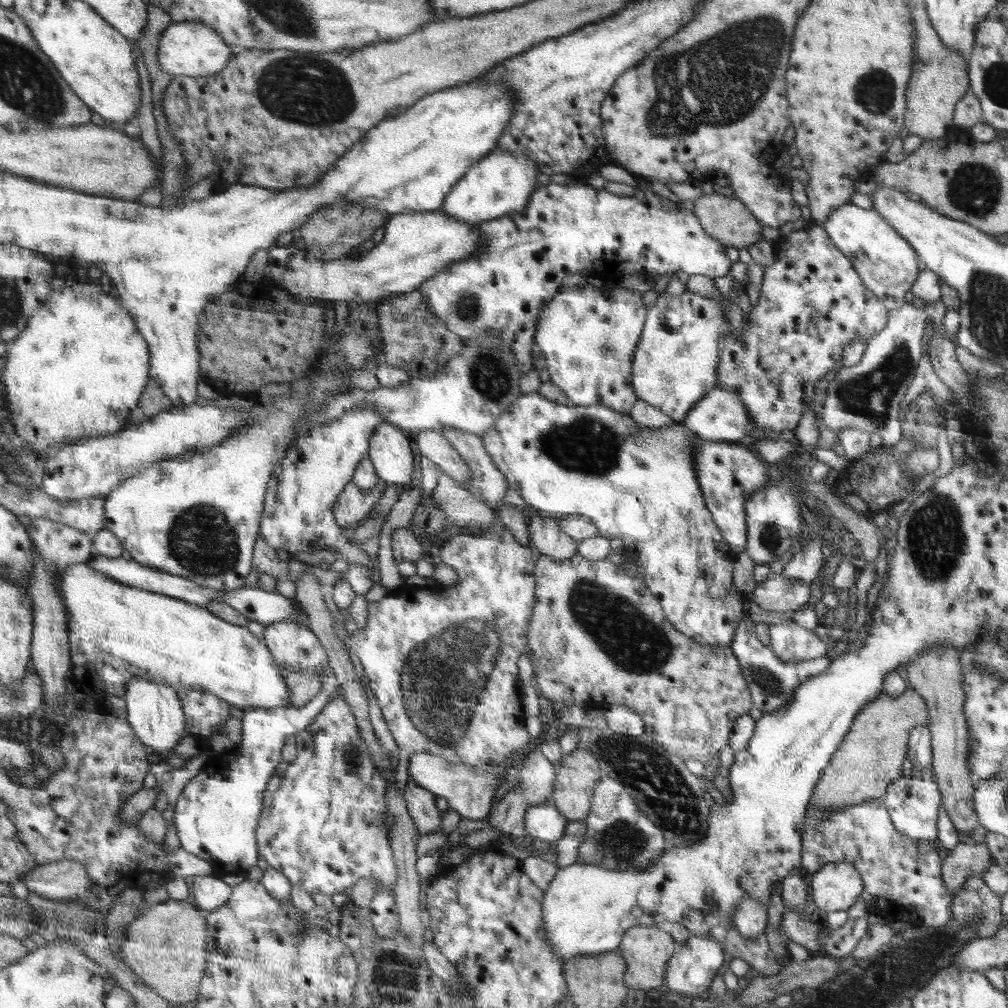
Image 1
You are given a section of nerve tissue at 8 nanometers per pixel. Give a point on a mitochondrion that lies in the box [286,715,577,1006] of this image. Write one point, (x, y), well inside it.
(393, 972)

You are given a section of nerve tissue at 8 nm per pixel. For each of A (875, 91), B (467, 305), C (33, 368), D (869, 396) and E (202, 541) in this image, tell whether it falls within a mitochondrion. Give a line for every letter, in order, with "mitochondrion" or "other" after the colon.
A: mitochondrion
B: mitochondrion
C: other
D: mitochondrion
E: mitochondrion

